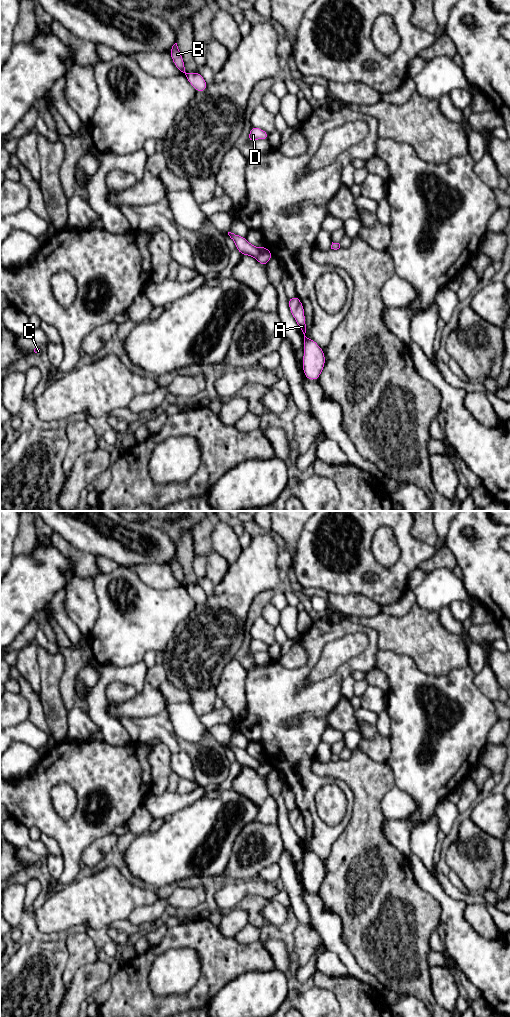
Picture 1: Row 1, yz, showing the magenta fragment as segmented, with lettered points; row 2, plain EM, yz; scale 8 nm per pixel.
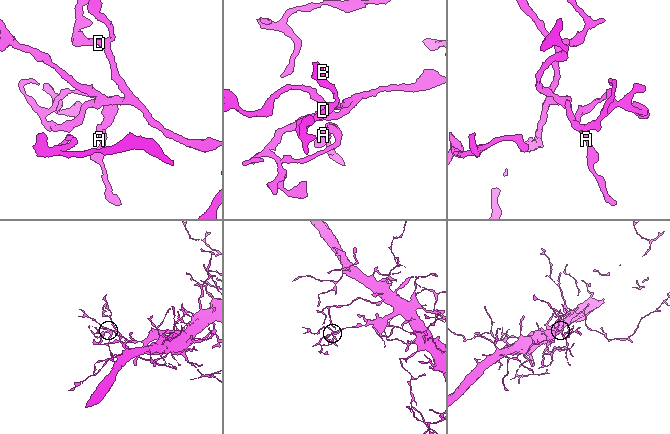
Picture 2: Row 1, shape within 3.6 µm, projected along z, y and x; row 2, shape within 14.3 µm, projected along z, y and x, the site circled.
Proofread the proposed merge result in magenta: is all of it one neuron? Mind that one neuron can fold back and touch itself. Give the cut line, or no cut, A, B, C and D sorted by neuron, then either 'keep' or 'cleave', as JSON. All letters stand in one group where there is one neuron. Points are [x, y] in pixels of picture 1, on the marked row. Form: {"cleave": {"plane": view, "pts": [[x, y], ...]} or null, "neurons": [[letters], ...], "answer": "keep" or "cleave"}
{"cleave": {"plane": "yz", "pts": [[267, 249], [255, 257]]}, "neurons": [["A"], ["B", "C", "D"]], "answer": "cleave"}

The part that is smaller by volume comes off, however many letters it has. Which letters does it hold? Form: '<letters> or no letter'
A

